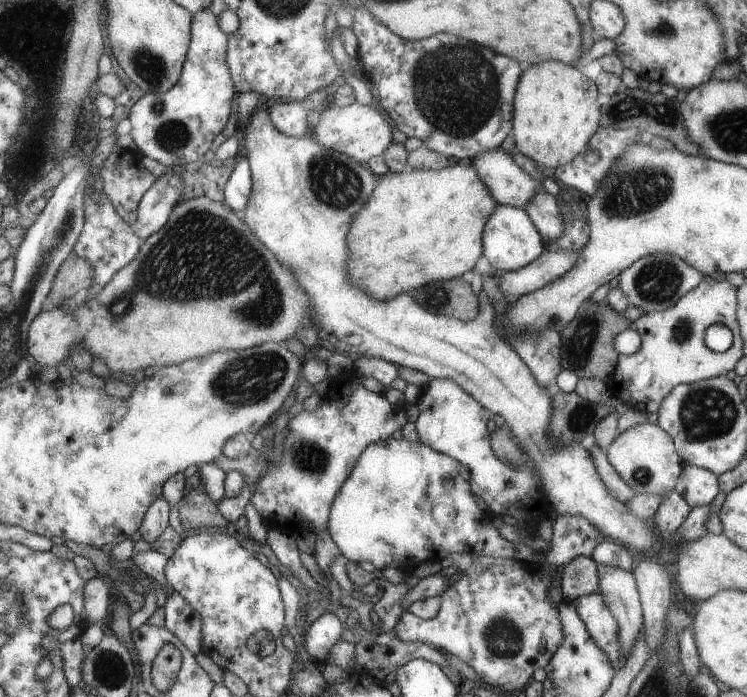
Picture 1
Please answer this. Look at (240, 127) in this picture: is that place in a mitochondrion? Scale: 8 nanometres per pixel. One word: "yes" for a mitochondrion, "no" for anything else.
no

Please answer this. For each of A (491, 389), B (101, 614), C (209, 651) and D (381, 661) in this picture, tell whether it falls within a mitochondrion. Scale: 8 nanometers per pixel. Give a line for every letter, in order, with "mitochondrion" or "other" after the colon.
A: other
B: other
C: other
D: other

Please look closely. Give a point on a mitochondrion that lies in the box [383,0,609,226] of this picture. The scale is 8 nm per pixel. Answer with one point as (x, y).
(456, 88)

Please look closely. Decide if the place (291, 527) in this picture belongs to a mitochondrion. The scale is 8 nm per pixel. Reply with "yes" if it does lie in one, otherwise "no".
no

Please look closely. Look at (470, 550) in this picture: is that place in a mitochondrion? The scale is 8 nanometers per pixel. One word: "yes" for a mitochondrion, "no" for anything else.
no

